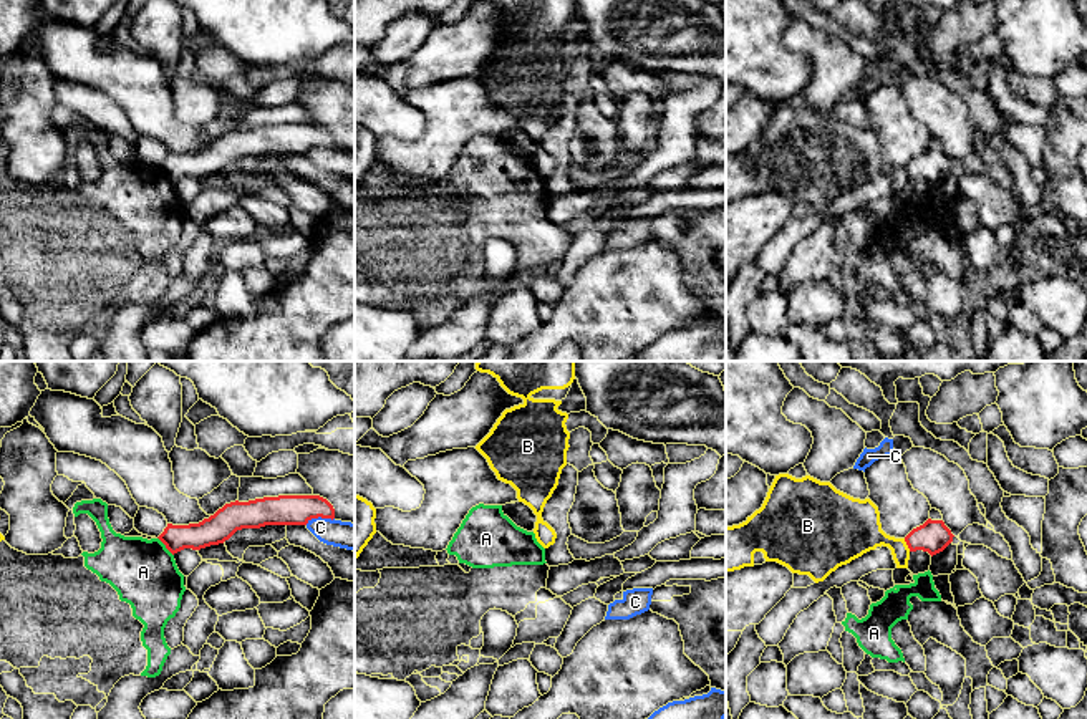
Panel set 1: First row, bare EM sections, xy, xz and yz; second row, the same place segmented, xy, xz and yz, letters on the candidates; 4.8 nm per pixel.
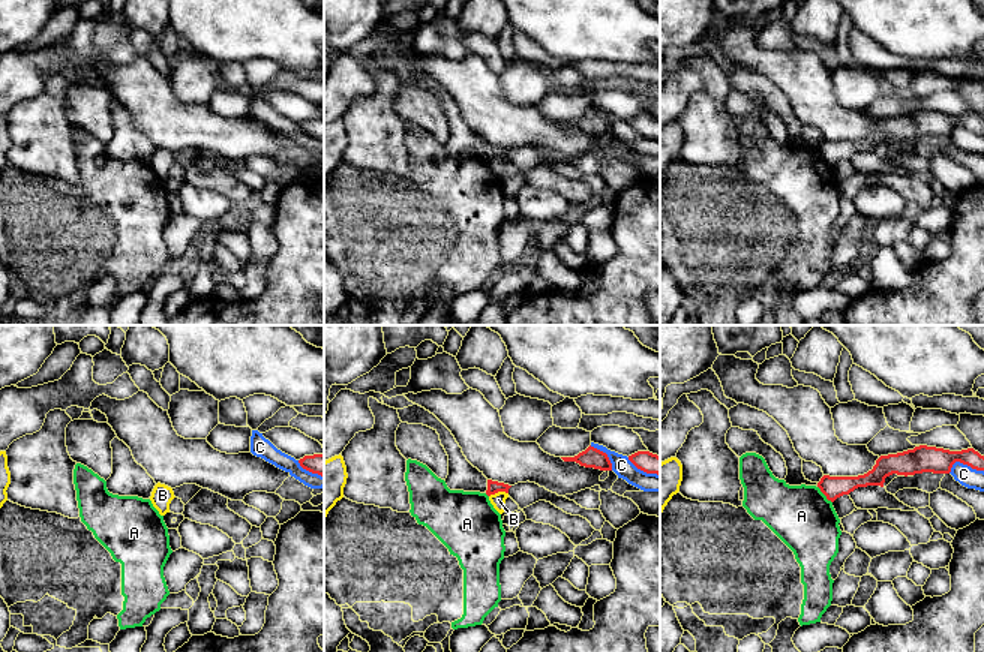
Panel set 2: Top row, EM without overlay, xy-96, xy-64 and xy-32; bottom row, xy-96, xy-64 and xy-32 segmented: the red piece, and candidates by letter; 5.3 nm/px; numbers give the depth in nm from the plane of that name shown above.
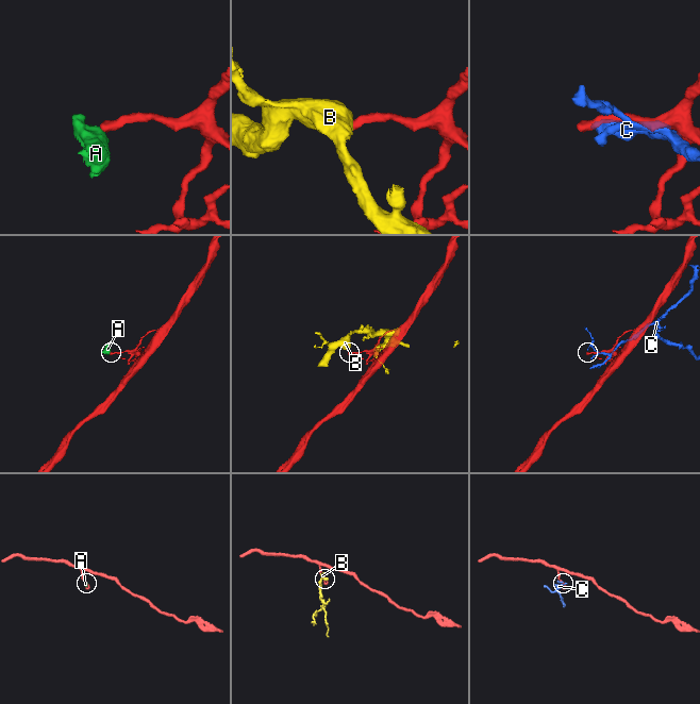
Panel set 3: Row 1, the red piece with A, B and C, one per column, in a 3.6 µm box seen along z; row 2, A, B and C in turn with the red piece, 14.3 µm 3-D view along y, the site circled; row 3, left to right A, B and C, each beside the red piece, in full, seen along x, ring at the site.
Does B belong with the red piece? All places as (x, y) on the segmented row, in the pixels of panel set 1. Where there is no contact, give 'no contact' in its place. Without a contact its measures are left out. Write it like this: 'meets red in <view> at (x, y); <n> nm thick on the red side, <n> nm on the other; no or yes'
meets red in yz at (907, 544); 160 nm thick on the red side, 220 nm on the other; no

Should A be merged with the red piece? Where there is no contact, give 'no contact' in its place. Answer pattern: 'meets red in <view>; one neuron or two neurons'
meets red in xy; two neurons

